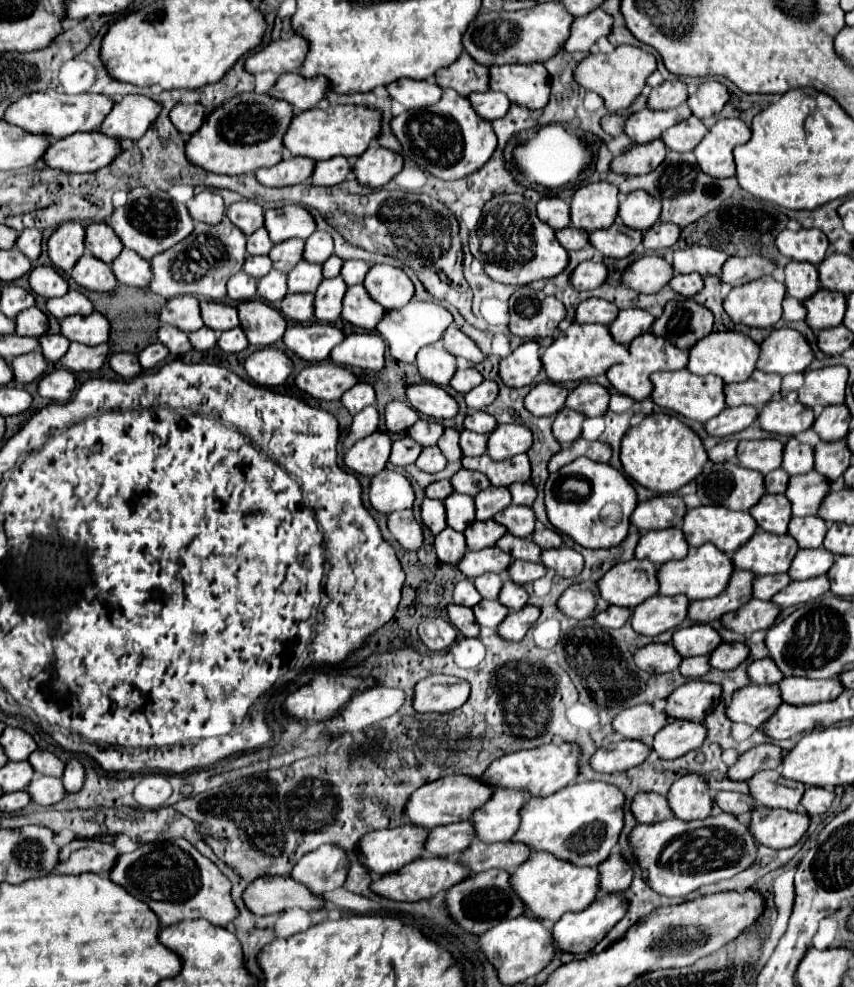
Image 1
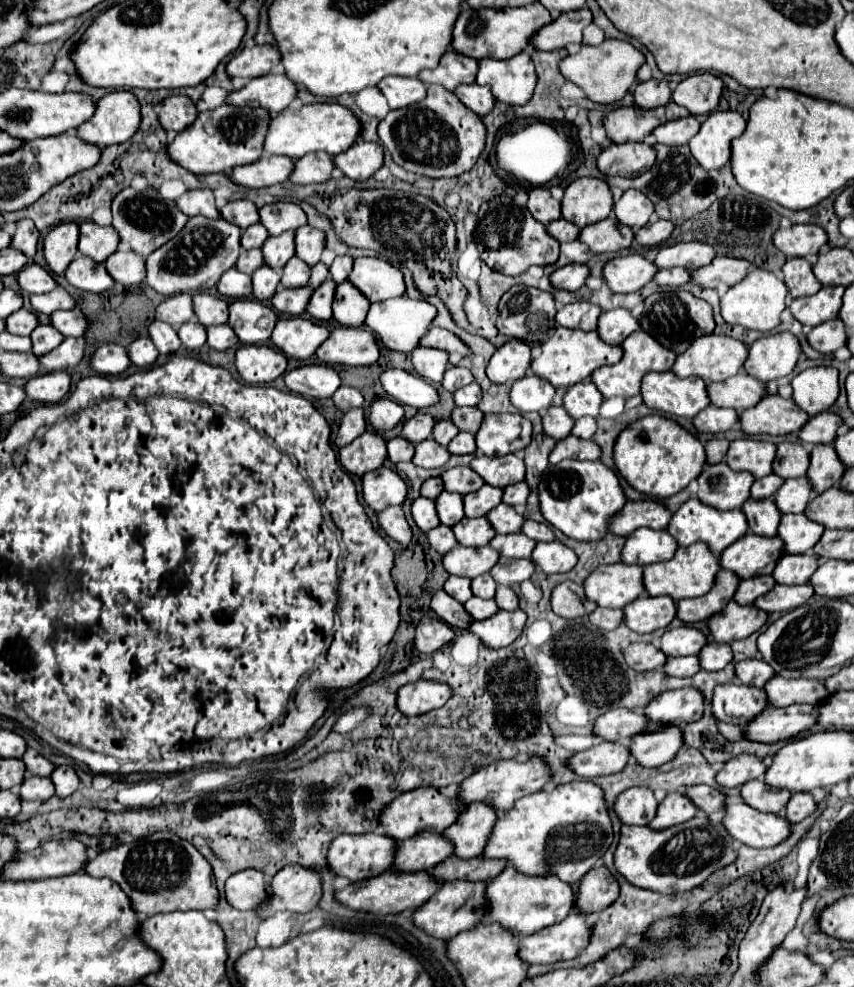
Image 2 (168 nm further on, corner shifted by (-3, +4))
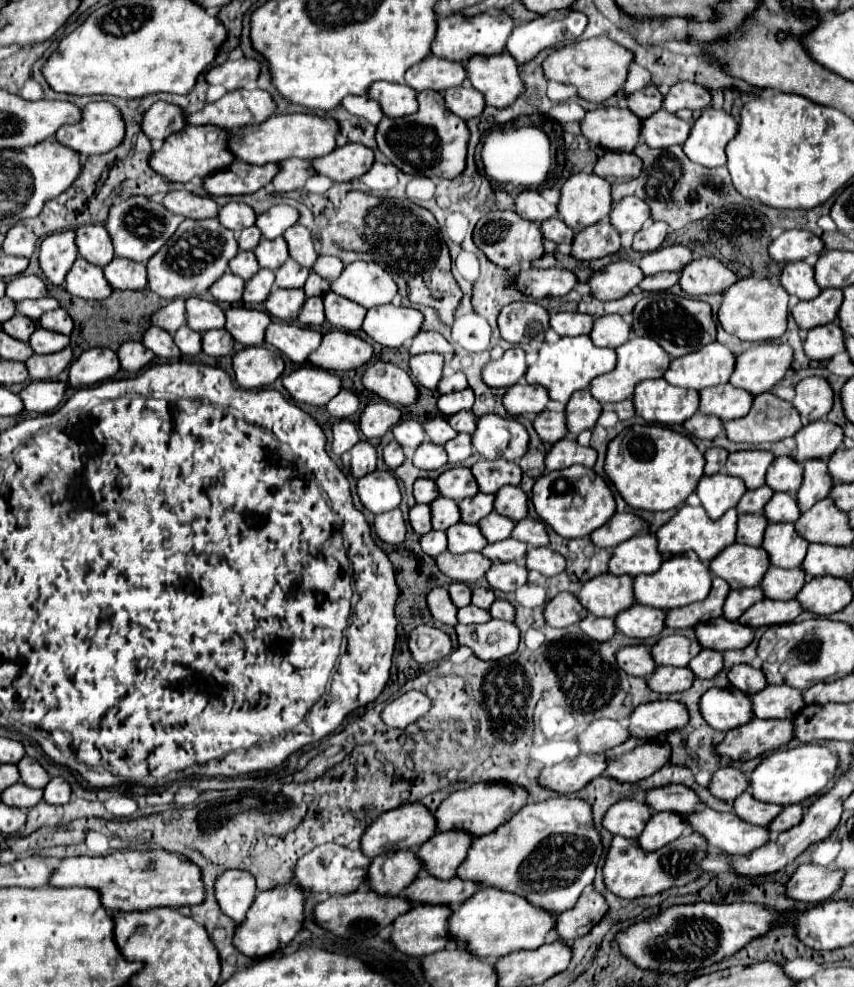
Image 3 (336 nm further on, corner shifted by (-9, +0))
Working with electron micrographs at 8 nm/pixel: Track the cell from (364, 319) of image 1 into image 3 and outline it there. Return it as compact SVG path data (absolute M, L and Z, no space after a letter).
M333 291L323 295L323 307L325 307L325 319L333 325L333 327L341 327L345 331L359 331L361 323L365 319L365 307L343 299L341 295L335 295Z

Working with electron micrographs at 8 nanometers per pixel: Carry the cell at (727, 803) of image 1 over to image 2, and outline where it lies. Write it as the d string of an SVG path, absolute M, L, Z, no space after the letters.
M695 785L695 787L687 787L685 791L693 803L697 805L697 813L702 812L707 816L711 823L720 823L725 816L724 804L725 793L721 793L719 789L715 787L709 787L709 785Z

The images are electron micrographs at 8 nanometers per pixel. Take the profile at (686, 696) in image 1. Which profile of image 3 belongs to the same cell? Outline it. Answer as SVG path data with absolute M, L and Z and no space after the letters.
M677 701L643 703L629 715L629 735L635 739L661 739L657 735L685 727L689 721L687 709Z

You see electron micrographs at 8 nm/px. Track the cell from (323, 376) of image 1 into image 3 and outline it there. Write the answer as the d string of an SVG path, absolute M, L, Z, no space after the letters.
M301 367L289 375L283 375L281 383L295 401L315 407L327 405L329 399L341 391L341 381L337 375L313 367Z

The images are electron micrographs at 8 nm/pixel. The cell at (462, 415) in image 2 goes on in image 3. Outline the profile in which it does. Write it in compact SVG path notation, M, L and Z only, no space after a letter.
M459 411L459 413L451 415L447 421L459 433L473 433L475 431L475 417L471 411Z

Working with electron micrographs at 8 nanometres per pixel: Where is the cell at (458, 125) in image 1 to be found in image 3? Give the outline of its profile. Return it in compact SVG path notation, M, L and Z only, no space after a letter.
M421 91L417 95L419 111L407 117L389 119L383 117L377 125L377 147L379 151L403 173L425 175L425 177L443 177L453 179L465 169L469 129L465 121L445 109L443 97L437 91Z

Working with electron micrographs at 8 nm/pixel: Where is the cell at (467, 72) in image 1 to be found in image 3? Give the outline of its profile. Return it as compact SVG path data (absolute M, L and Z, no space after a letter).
M429 55L429 59L423 59L405 73L405 83L415 91L445 91L449 87L463 85L465 77L467 75L461 63Z

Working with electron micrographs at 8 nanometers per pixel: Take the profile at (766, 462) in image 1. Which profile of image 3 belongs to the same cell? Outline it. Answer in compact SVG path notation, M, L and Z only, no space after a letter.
M759 449L737 451L737 453L729 453L725 467L727 473L739 477L747 489L757 489L765 485L765 473L773 459L775 457L769 451L759 451Z

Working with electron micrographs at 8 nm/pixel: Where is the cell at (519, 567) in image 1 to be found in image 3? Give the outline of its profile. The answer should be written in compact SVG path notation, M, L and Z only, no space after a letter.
M519 561L505 563L505 565L495 565L493 563L489 567L489 571L485 573L485 581L495 591L513 593L517 587L521 587L521 585L527 583L527 569Z

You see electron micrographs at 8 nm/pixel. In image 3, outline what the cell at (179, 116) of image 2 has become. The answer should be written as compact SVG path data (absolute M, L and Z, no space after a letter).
M165 101L153 103L141 119L141 131L151 141L165 141L171 133L177 133L183 127L185 127L185 117L181 113L181 107Z

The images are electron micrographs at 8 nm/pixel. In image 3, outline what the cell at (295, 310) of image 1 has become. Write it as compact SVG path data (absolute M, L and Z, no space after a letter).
M273 289L265 301L265 309L275 319L295 323L303 303L305 303L303 289Z

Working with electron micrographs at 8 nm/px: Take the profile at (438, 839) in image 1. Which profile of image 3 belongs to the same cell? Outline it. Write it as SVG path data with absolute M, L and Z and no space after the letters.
M389 851L379 855L369 865L367 887L373 887L377 893L399 895L407 883L411 883L421 871L421 863L415 851Z

